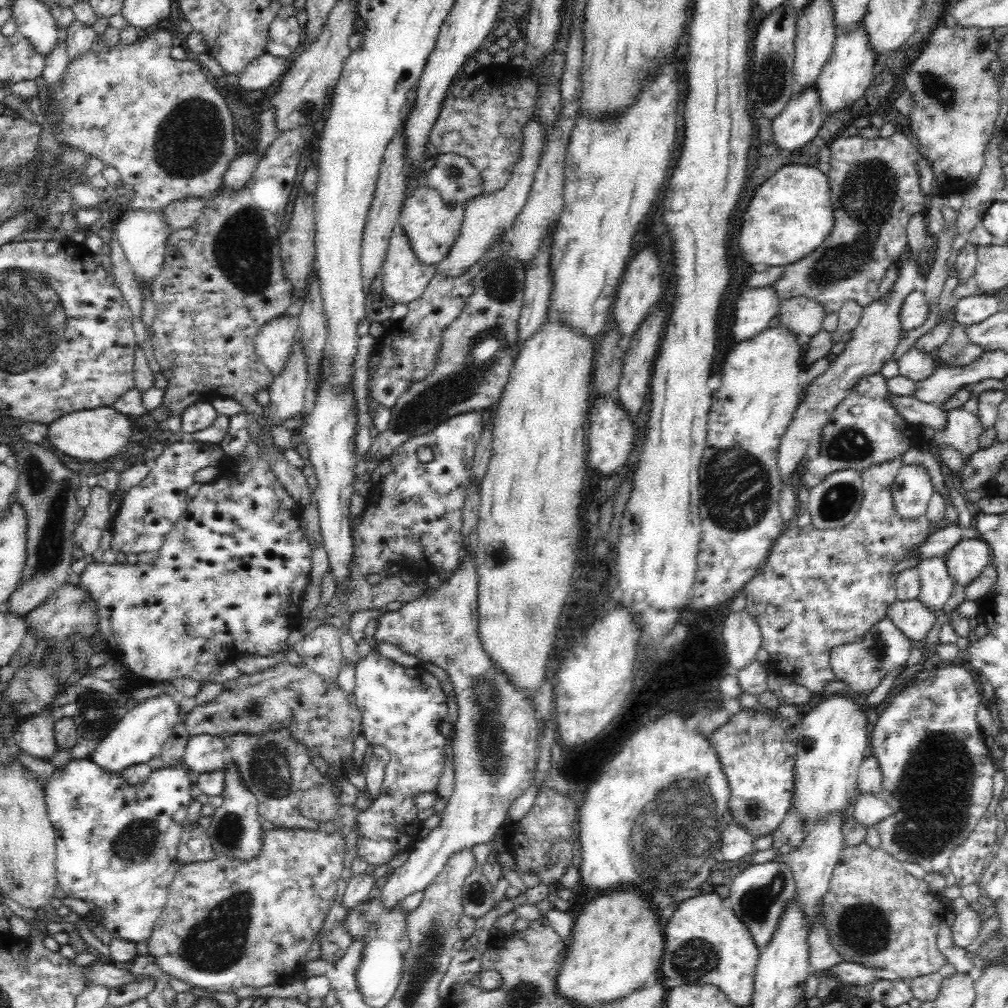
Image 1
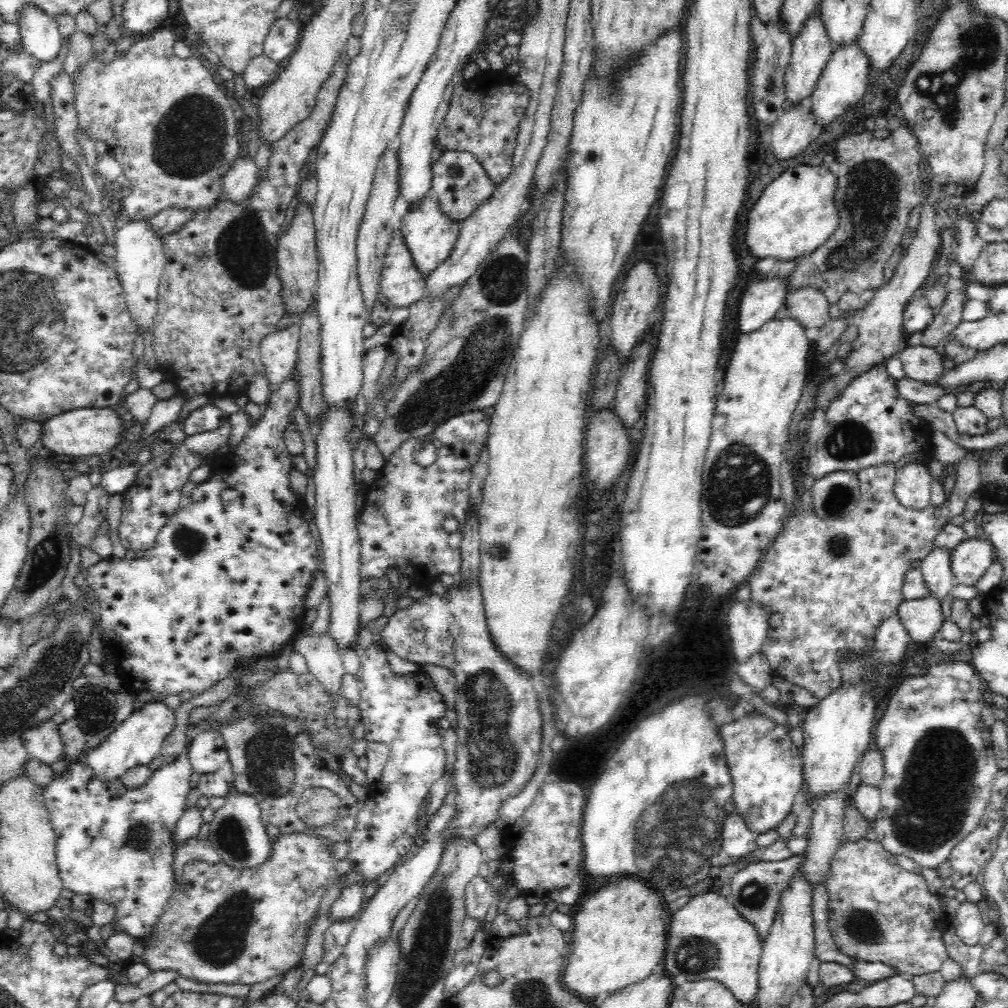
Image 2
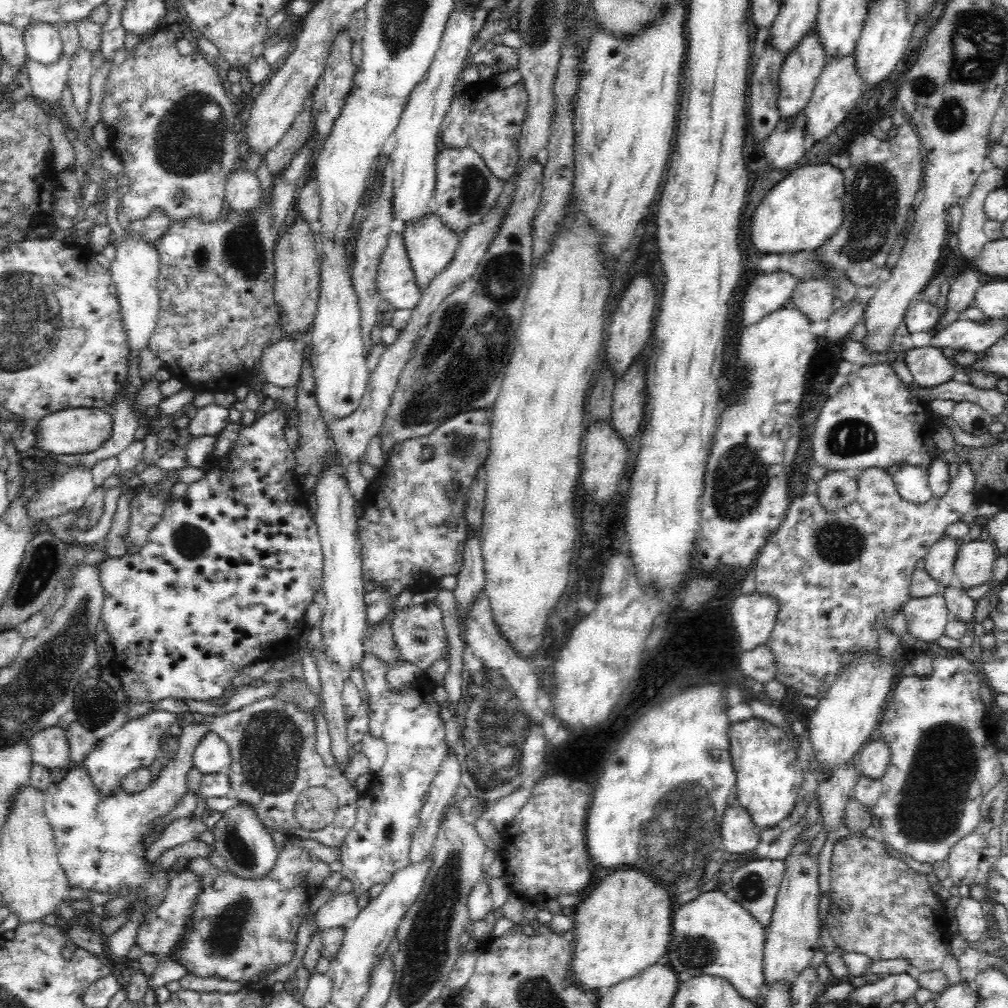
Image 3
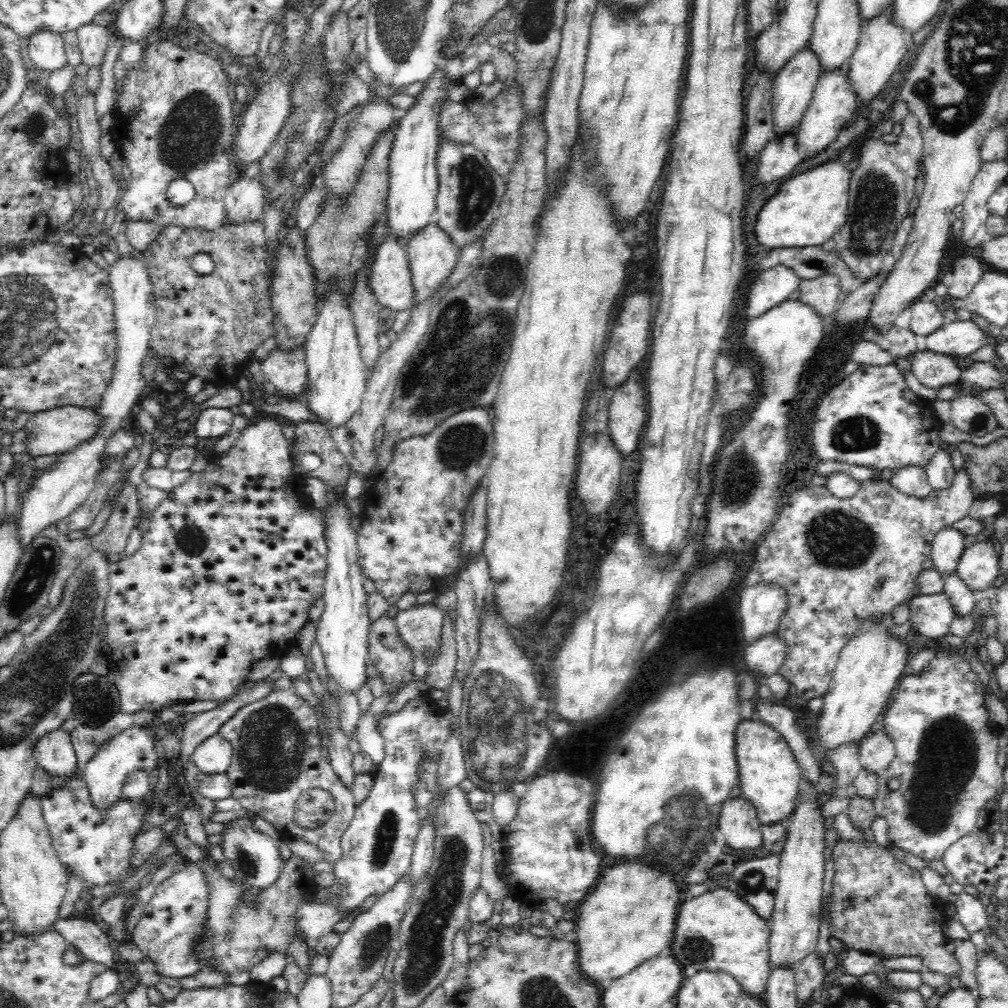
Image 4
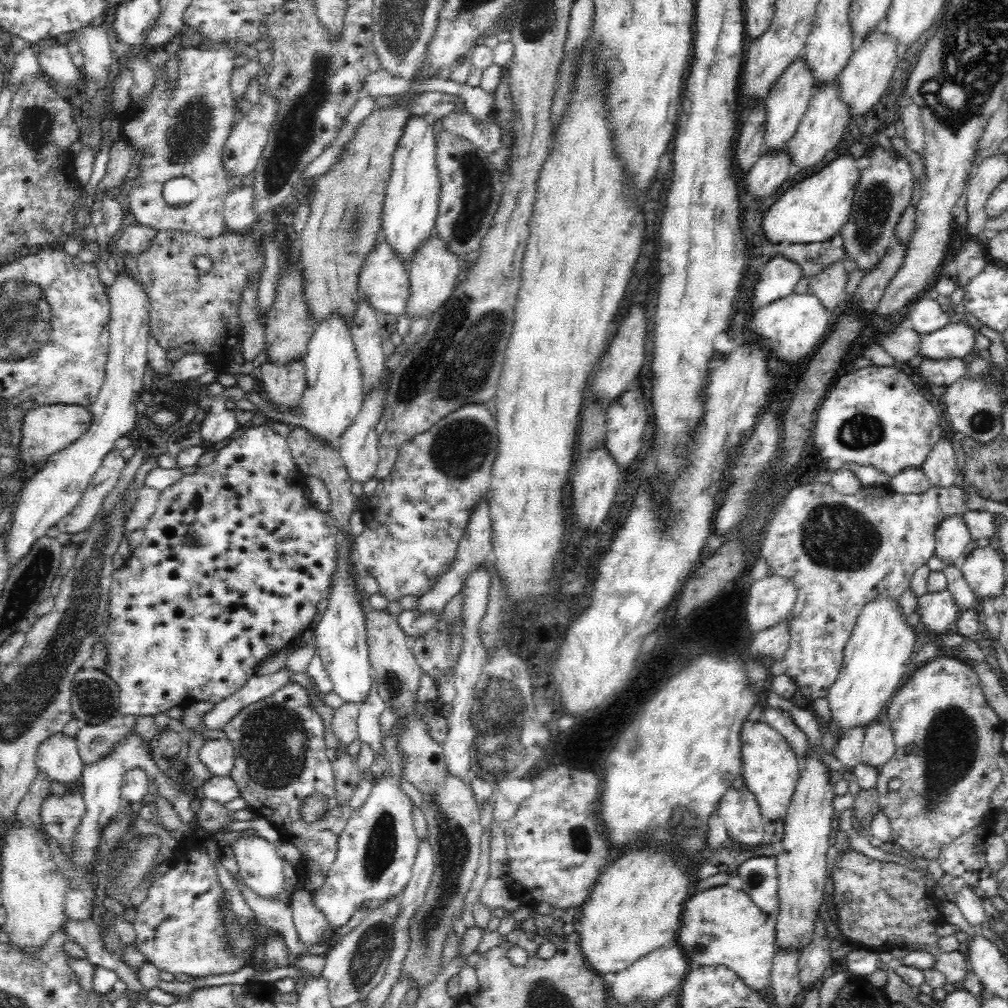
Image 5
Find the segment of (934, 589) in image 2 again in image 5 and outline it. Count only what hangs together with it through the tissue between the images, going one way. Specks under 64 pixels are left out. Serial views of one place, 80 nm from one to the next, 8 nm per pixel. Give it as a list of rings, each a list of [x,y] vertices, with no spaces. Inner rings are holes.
[[[962,515],[948,517],[935,533],[935,554],[946,566],[960,566],[971,535],[962,521]]]

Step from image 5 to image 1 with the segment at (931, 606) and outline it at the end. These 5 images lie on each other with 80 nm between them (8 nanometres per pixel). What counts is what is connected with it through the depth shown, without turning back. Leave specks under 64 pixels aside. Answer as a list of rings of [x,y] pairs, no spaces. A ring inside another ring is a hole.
[[[916,599],[906,602],[897,600],[887,609],[886,618],[910,640],[925,639],[936,622],[935,614]]]

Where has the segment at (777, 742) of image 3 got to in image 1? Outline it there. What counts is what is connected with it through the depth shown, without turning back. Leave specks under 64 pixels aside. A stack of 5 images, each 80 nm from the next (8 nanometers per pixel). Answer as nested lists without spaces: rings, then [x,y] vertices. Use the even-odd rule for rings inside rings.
[[[741,708],[724,725],[712,732],[708,743],[714,747],[714,753],[718,755],[720,767],[728,781],[730,794],[727,805],[733,818],[732,823],[744,828],[753,838],[770,835],[790,811],[790,800],[794,794],[794,741],[788,740],[786,731],[771,715],[754,708]]]

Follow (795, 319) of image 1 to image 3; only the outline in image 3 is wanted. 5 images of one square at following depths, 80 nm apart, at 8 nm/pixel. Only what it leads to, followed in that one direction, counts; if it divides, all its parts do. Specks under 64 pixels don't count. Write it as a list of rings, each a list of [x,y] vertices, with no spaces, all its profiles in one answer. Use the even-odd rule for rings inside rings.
[[[816,278],[807,281],[798,281],[791,296],[789,304],[802,311],[802,315],[813,322],[827,321],[834,312],[832,302],[832,281]]]

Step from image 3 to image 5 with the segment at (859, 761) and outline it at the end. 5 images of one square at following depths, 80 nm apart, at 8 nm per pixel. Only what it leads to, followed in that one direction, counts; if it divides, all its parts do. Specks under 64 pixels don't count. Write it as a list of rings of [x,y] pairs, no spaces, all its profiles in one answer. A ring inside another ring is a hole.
[[[874,724],[867,726],[864,732],[862,750],[861,750],[861,763],[872,766],[875,769],[880,769],[883,764],[890,762],[896,752],[896,745],[890,727],[886,725]]]

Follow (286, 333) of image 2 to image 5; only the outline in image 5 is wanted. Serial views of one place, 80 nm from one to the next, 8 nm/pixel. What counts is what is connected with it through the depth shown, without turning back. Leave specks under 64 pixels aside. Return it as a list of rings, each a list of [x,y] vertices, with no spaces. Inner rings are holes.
[[[301,358],[286,362],[286,365],[267,359],[259,368],[270,400],[278,404],[282,412],[301,403],[307,385],[305,364]]]

